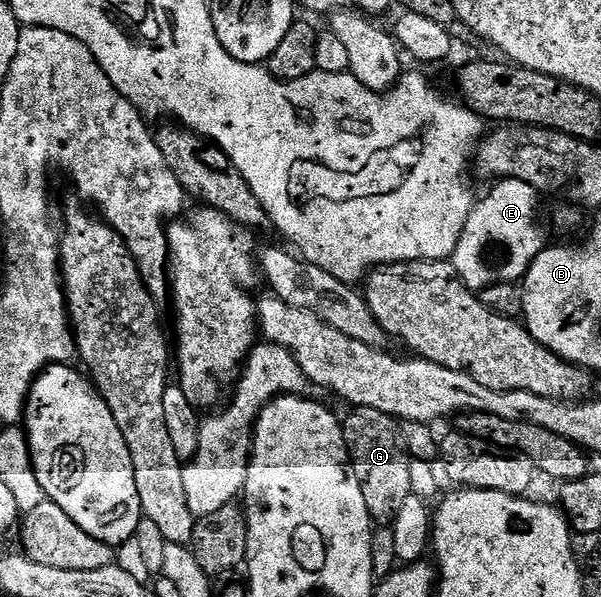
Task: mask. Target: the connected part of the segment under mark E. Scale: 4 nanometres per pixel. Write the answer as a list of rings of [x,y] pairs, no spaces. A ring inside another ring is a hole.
[[[508,178],[498,179],[490,188],[493,189],[482,200],[480,197],[474,203],[451,257],[461,281],[478,294],[498,282],[520,281],[531,262],[547,244],[537,225],[539,193],[536,188],[522,180]],[[489,244],[502,244],[505,247],[505,261],[502,264],[493,265],[485,261],[485,251]]]

